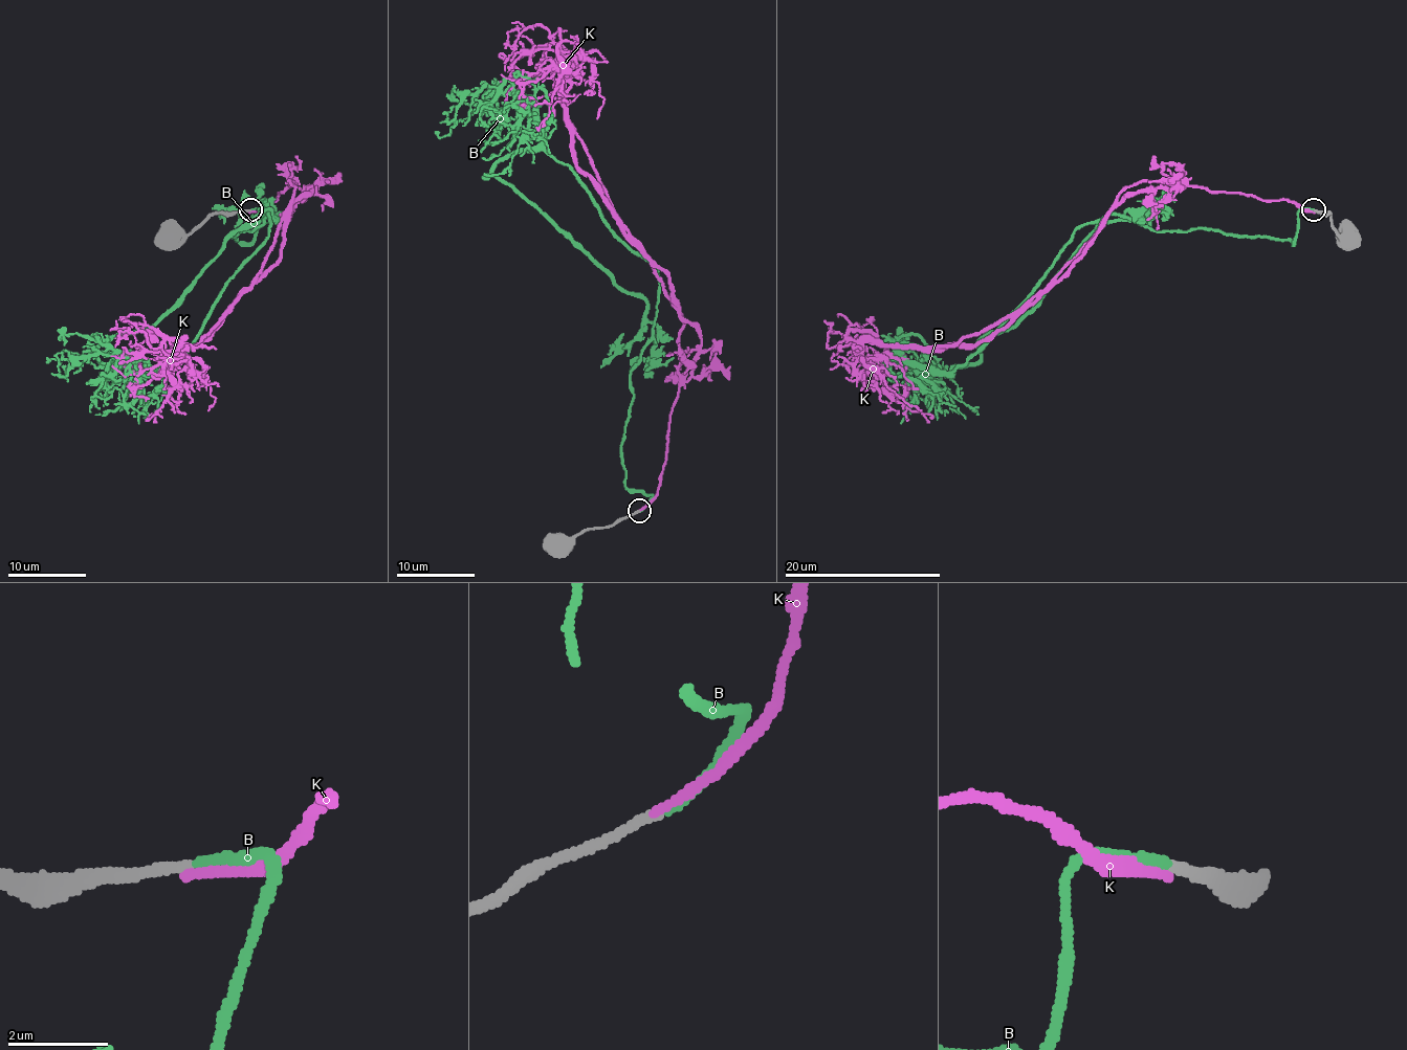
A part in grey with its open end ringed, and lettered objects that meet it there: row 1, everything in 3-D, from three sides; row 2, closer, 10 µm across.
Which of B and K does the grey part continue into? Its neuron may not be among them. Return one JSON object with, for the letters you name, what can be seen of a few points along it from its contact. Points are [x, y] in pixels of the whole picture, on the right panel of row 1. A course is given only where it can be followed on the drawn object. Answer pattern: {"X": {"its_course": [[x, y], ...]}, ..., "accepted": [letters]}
{"B": {"its_course": [[1313, 209], [1293, 243], [1083, 223], [952, 372], [1103, 223], [1160, 213]]}, "accepted": ["B"]}

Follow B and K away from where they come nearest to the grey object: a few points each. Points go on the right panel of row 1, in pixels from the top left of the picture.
B: (1313, 209), (1293, 243), (1083, 223), (952, 372), (1103, 223), (1160, 213)
K: (1315, 211), (1185, 183), (1128, 185), (1085, 246), (1013, 313), (952, 344), (863, 342), (874, 383), (932, 419)

